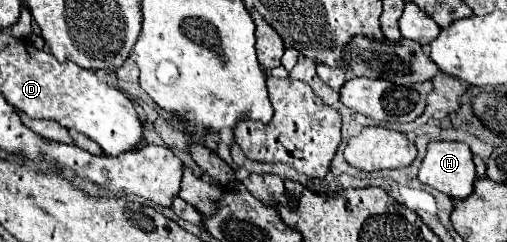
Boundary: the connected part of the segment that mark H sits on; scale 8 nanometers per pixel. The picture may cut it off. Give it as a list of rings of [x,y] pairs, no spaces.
[[[460,141],[428,143],[418,179],[452,199],[468,197],[474,191],[476,179],[470,147]]]

